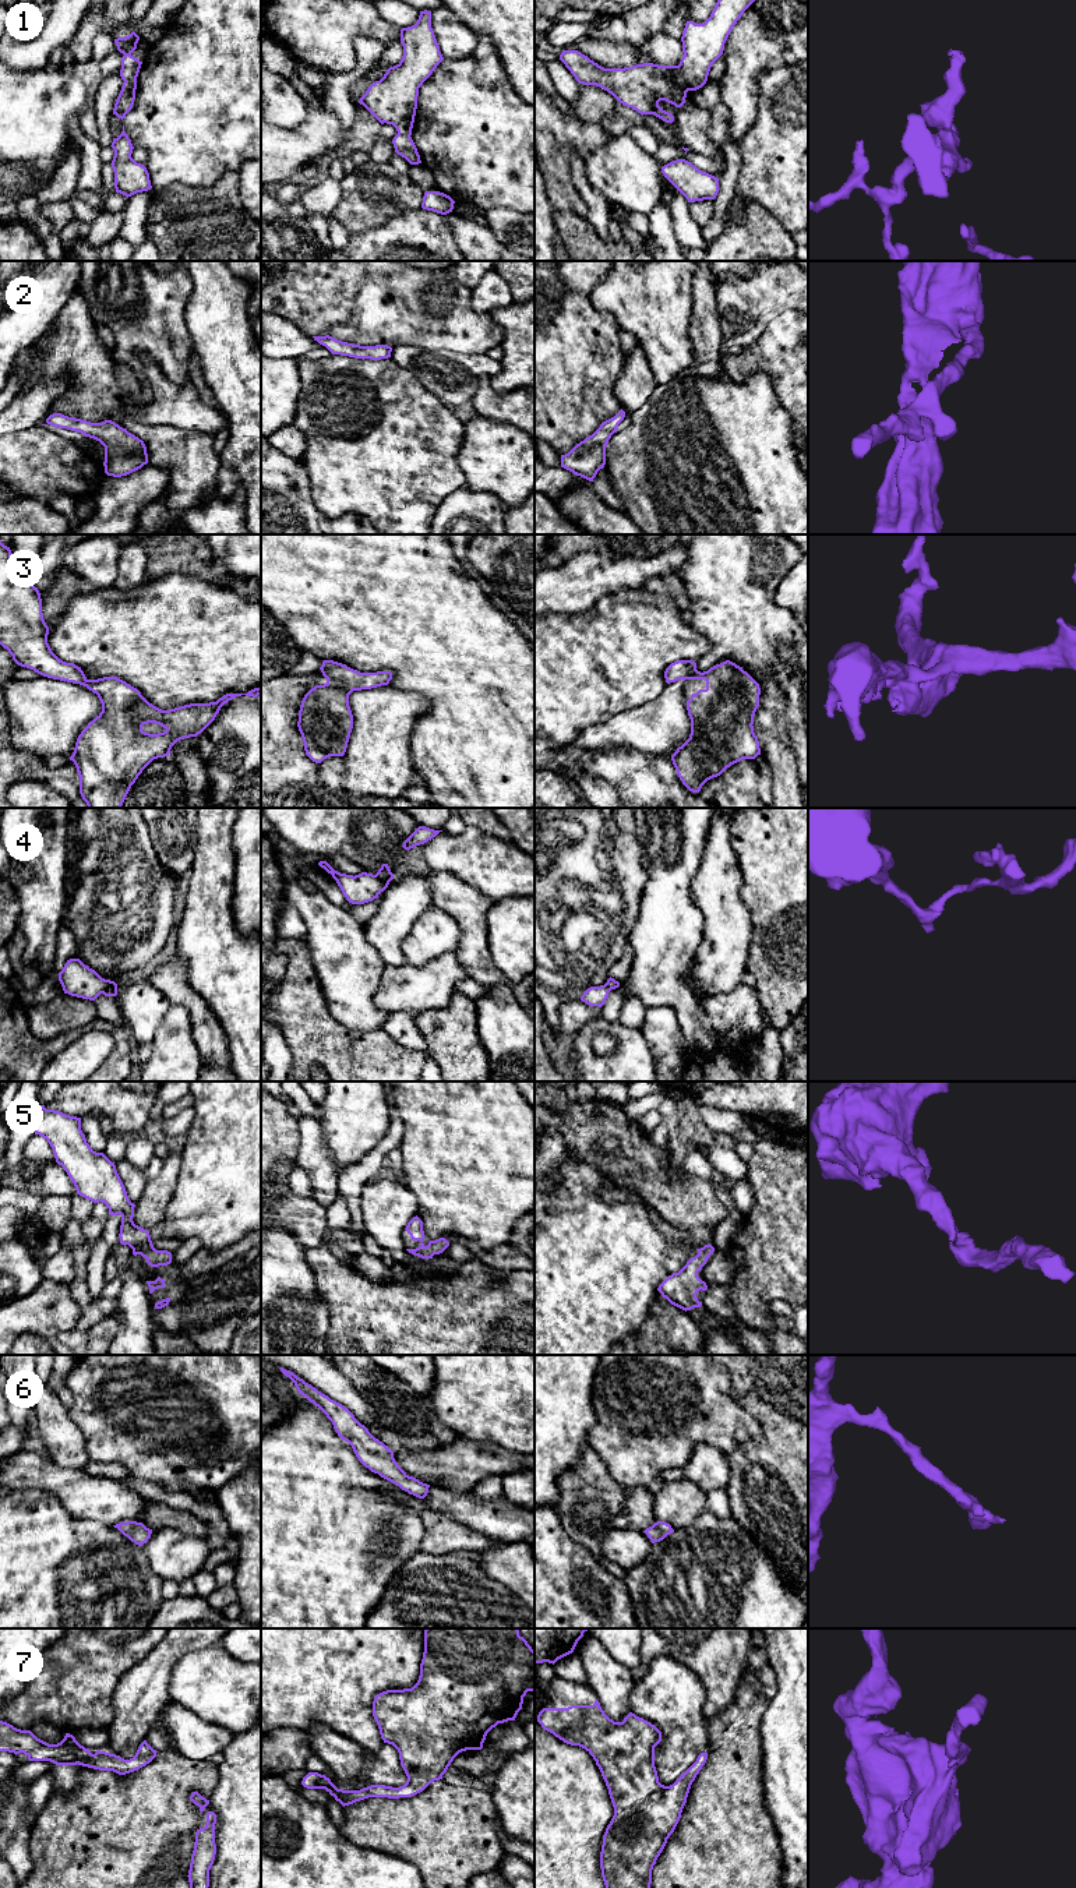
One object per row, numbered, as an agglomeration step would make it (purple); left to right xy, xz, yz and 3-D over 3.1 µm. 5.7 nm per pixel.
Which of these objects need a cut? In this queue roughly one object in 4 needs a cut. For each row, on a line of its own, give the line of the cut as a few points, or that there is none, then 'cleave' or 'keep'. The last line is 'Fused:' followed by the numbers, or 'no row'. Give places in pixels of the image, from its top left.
1: no cut | keep
2: no cut | keep
3: no cut | keep
4: xz (374, 875), (388, 882) | cleave
5: no cut | keep
6: no cut | keep
7: no cut | keep
Fused: 4

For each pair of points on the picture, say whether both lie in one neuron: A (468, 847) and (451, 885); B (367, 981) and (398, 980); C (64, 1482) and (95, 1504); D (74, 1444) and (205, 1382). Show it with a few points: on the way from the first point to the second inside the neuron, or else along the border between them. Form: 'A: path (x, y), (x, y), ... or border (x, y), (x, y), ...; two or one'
A: border (433, 871), (454, 874), (483, 895); two
B: border (385, 966), (374, 1004), (390, 1012); two
C: path (71, 1486), (88, 1497); one
D: border (69, 1411), (70, 1419), (84, 1436), (90, 1460); two

